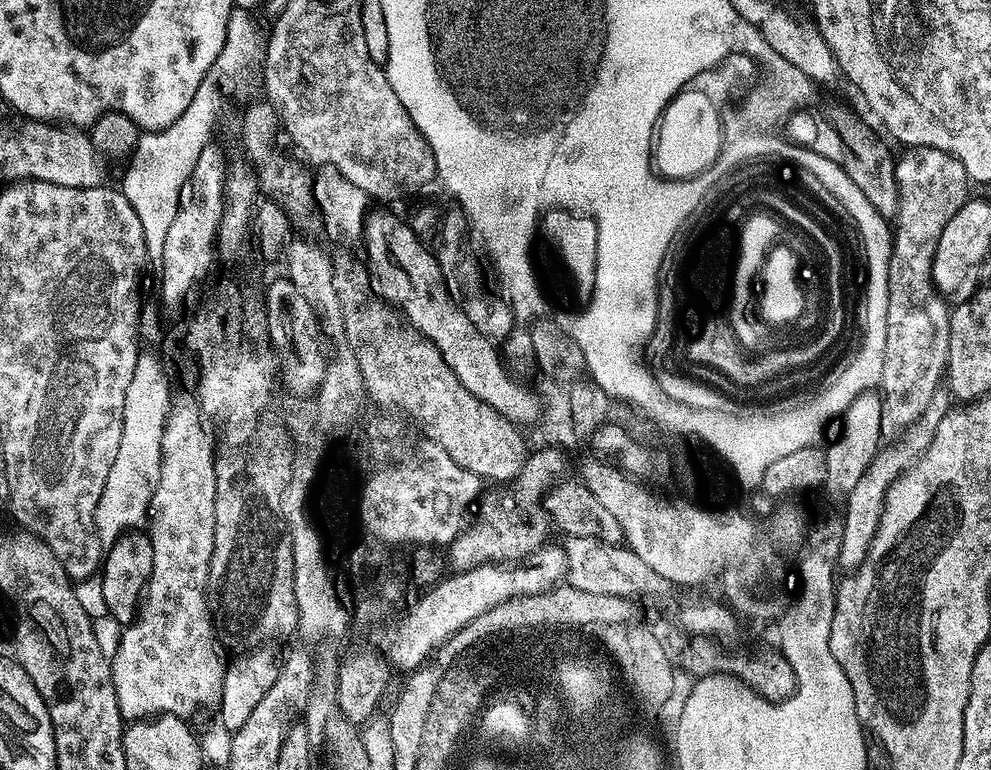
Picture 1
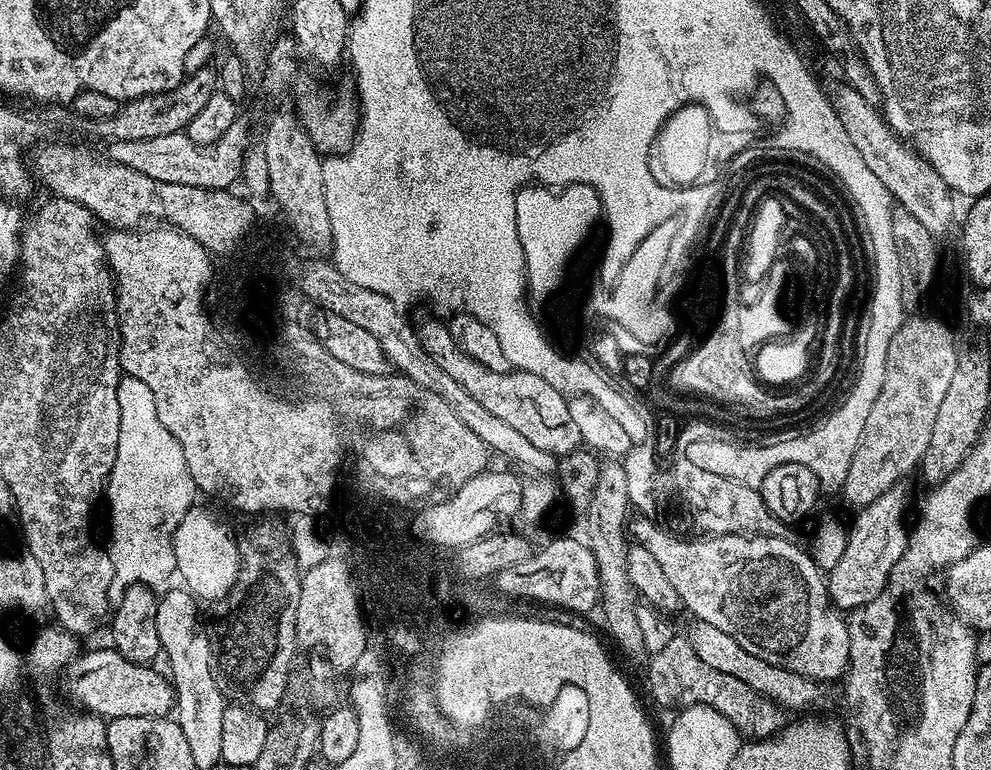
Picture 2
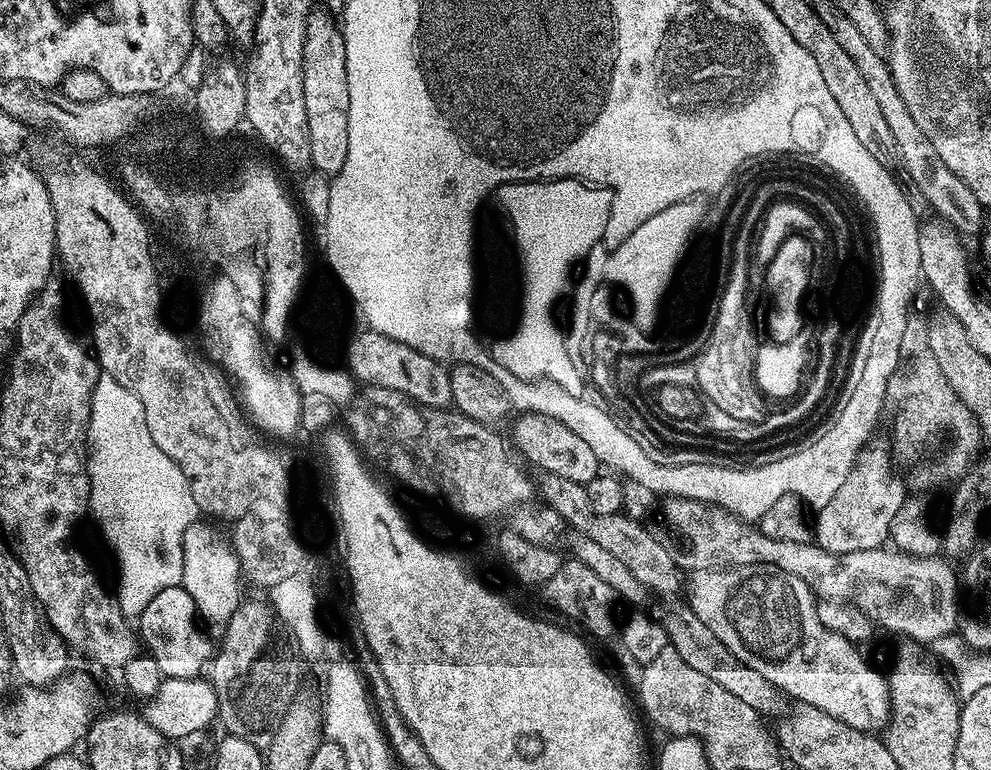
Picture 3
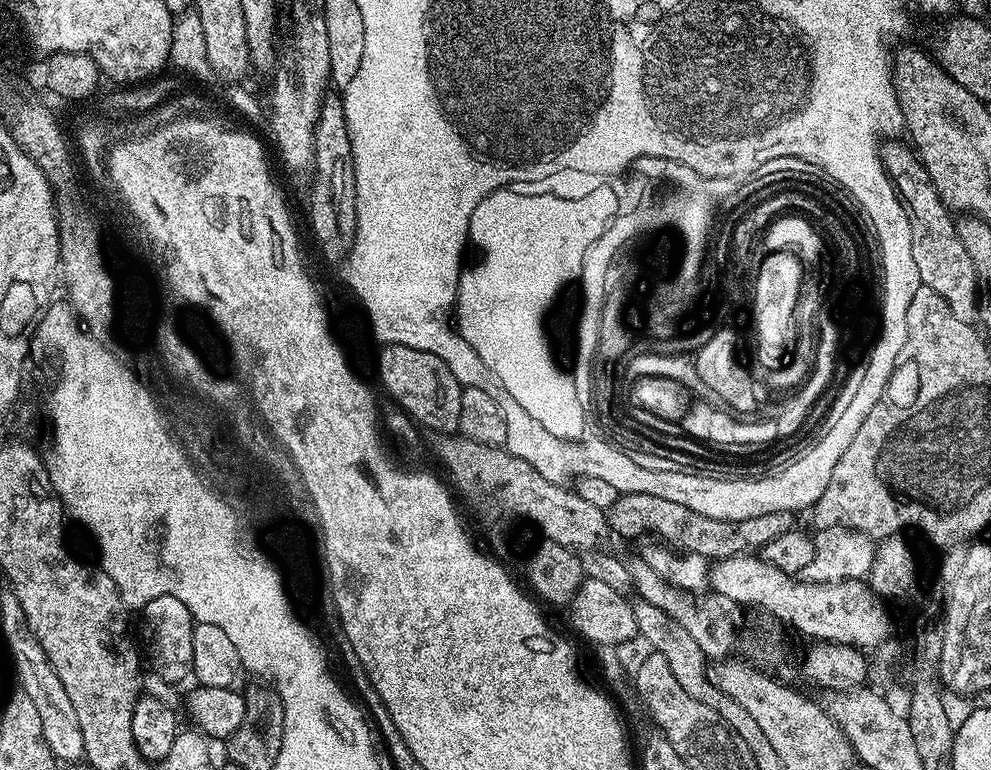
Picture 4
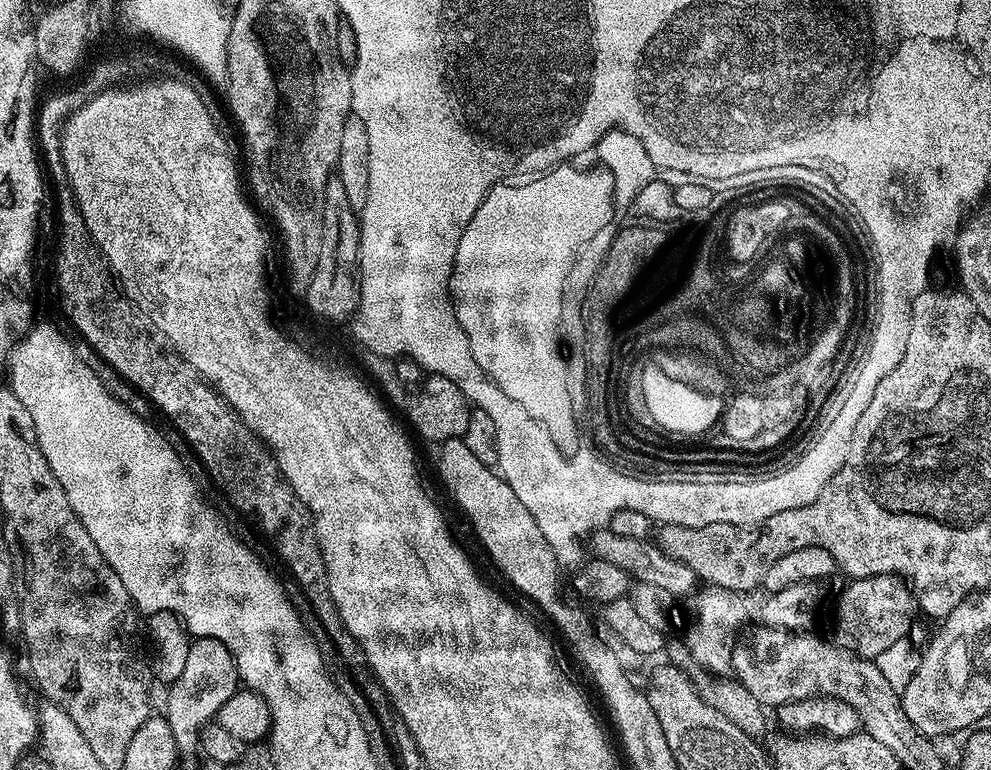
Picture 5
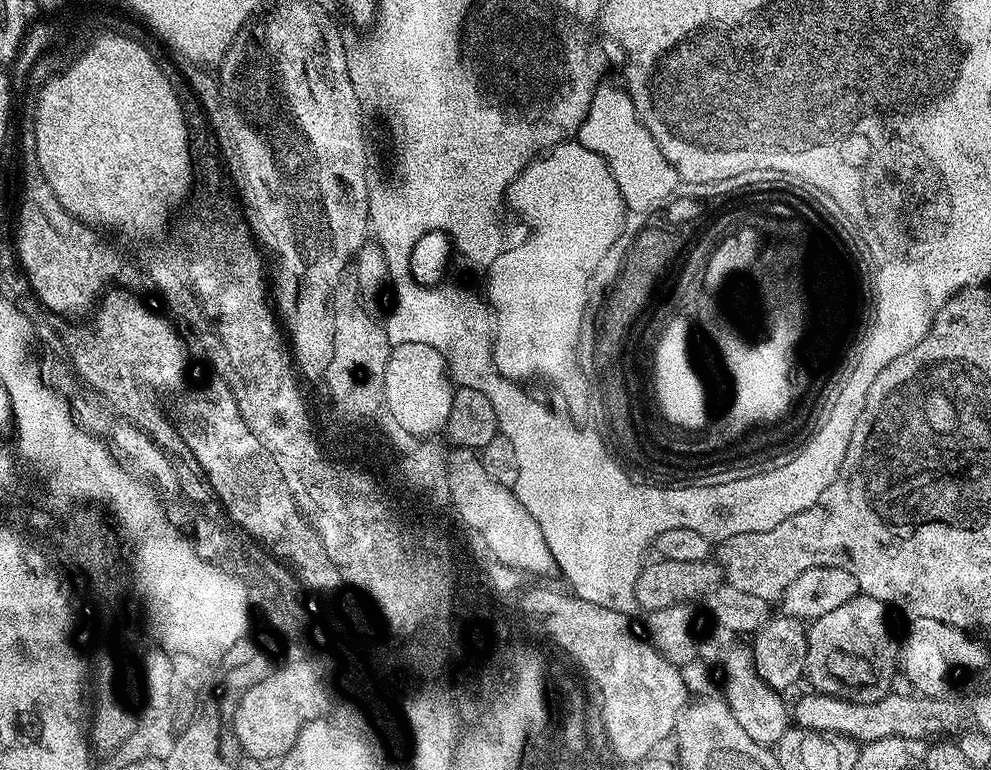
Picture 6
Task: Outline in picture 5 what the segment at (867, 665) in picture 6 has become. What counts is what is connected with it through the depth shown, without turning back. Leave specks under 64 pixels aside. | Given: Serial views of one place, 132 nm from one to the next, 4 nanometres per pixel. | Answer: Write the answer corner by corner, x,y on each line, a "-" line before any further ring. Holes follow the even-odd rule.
871,576
865,580
852,580
836,600
836,613
832,628
836,631
837,649
861,658
875,658
894,642
905,639
914,624
914,597
909,585
895,576

